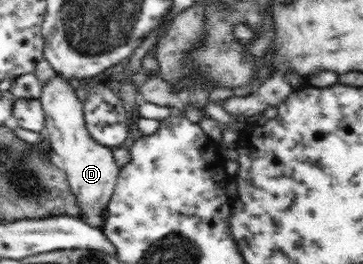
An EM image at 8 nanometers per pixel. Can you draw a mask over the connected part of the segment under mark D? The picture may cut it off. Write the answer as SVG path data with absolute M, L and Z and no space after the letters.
M55 76L43 86L40 97L46 114L46 139L52 147L53 161L66 174L68 187L80 206L80 219L93 228L103 230L103 210L114 194L120 167L113 159L112 149L97 144L87 131L83 105L69 80Z

